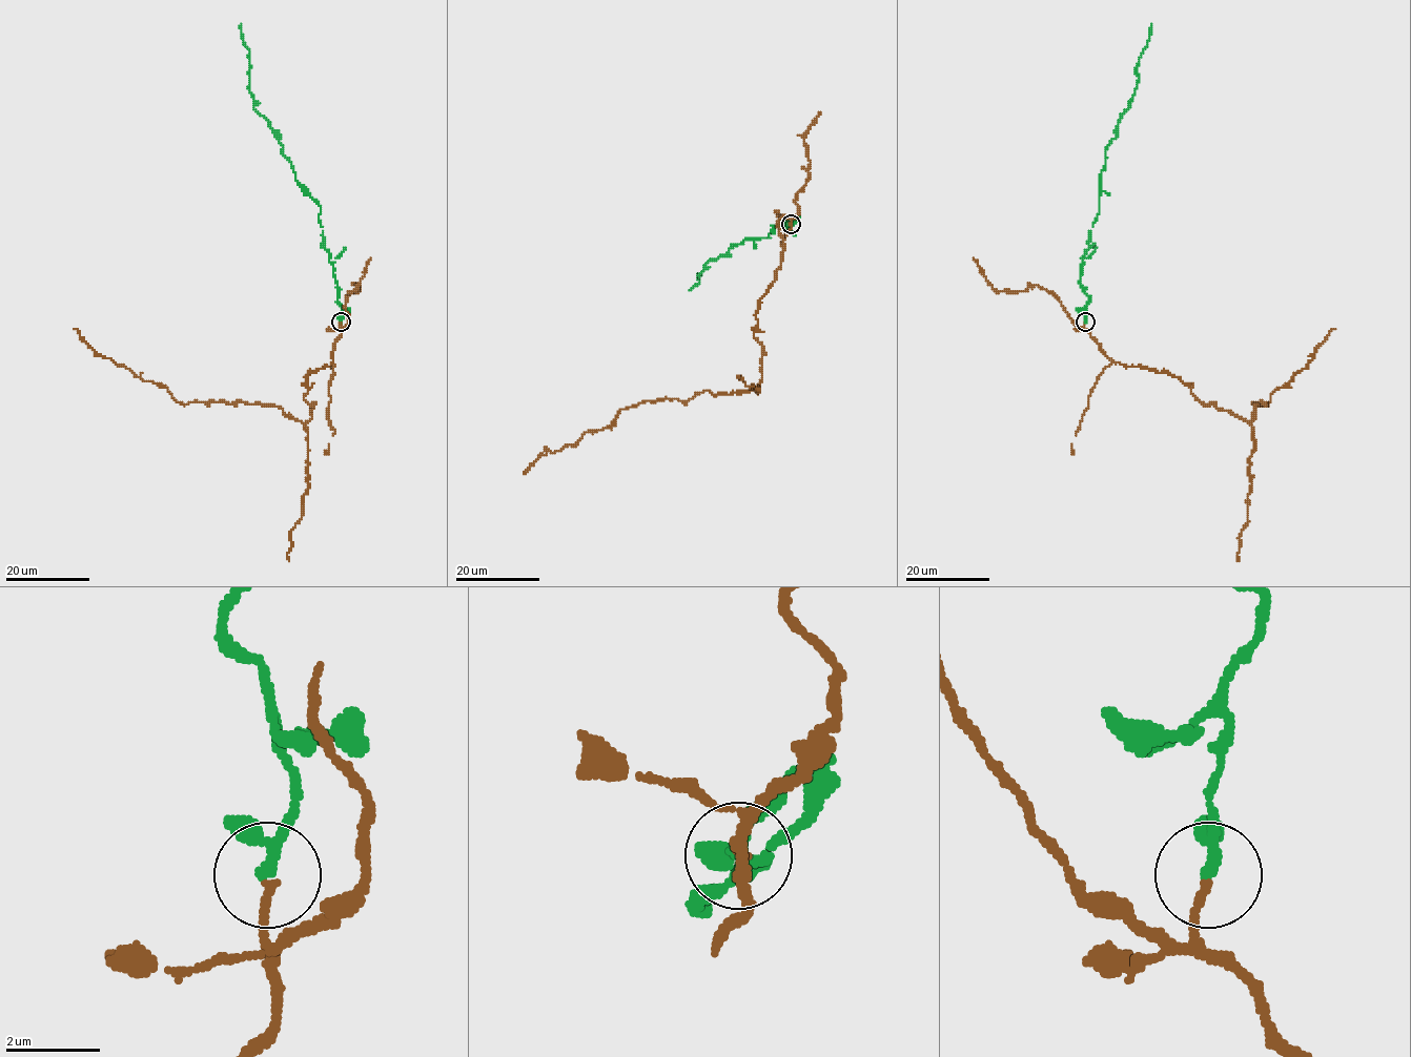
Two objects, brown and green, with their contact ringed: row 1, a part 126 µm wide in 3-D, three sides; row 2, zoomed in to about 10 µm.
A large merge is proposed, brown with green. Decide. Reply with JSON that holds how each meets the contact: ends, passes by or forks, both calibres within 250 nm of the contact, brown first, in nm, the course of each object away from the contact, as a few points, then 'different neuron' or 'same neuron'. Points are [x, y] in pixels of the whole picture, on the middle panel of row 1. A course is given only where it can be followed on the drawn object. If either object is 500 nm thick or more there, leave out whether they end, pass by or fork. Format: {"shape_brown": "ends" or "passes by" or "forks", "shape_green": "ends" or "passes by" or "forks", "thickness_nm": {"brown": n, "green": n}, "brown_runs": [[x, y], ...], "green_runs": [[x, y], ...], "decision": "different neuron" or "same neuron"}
{"shape_brown": "ends", "shape_green": "passes by", "thickness_nm": {"brown": 160, "green": 190}, "brown_runs": [[791, 224], [755, 316], [762, 356], [753, 390], [622, 409], [611, 427], [548, 450], [524, 473]], "green_runs": [[791, 224], [786, 228], [784, 219], [772, 229], [771, 237], [732, 243], [729, 252], [709, 260], [690, 290]], "decision": "same neuron"}

